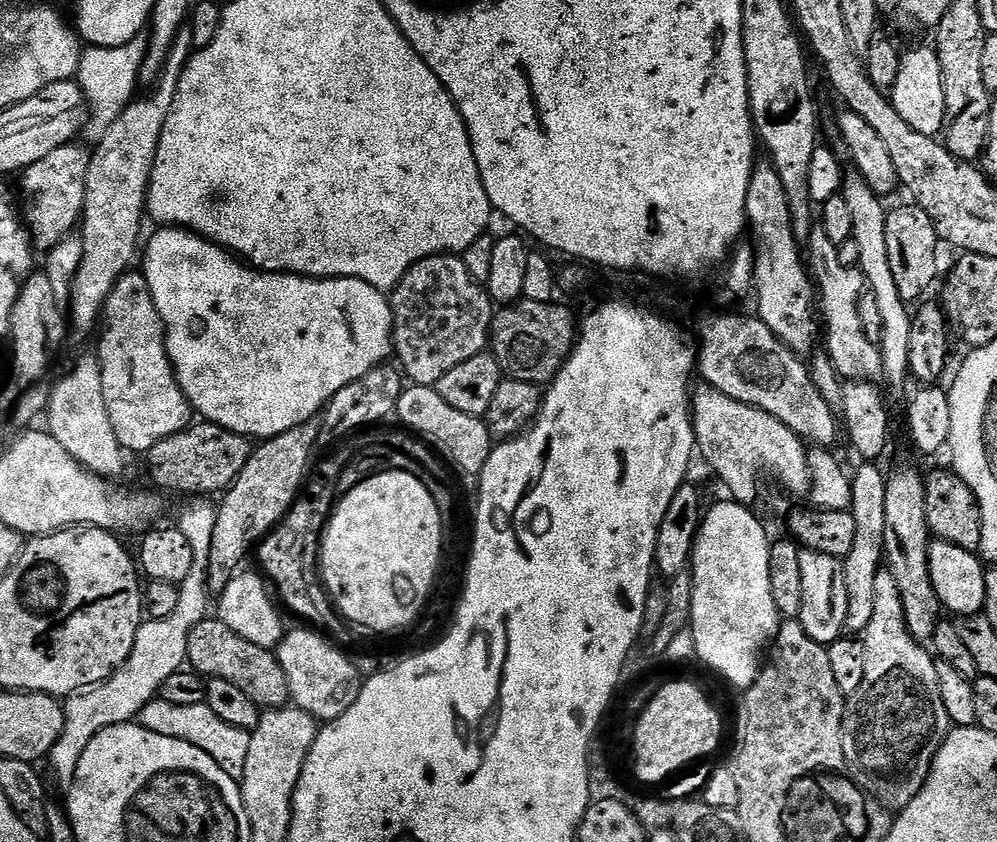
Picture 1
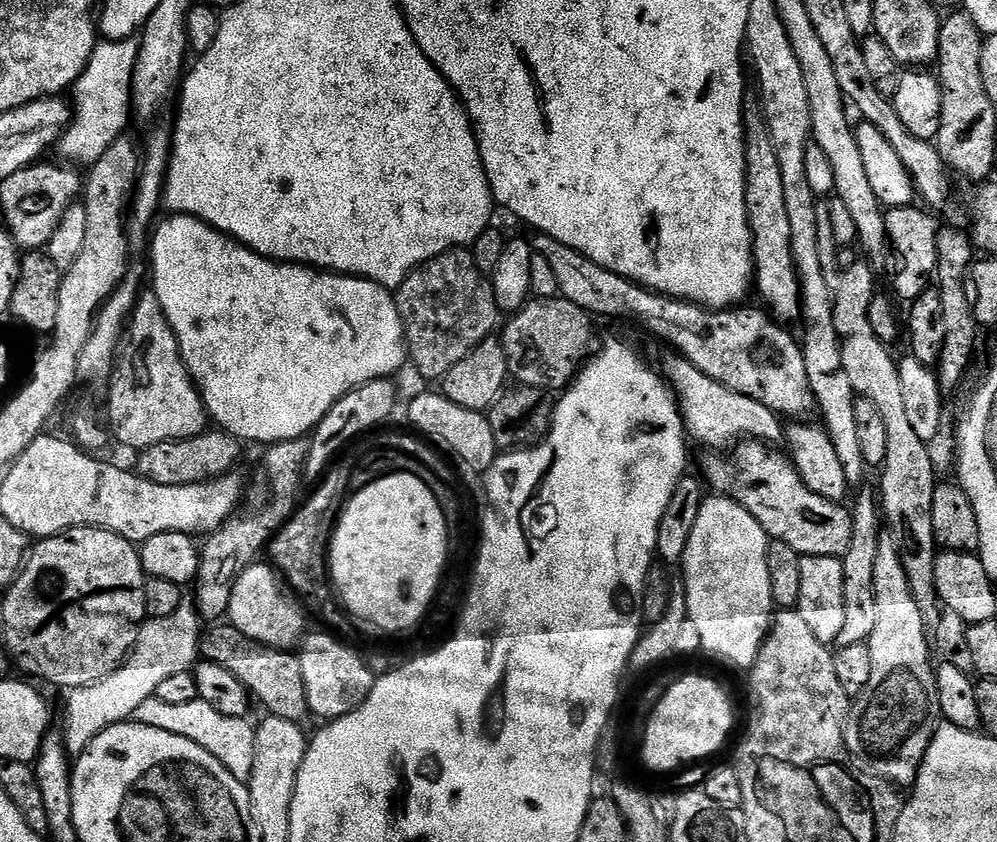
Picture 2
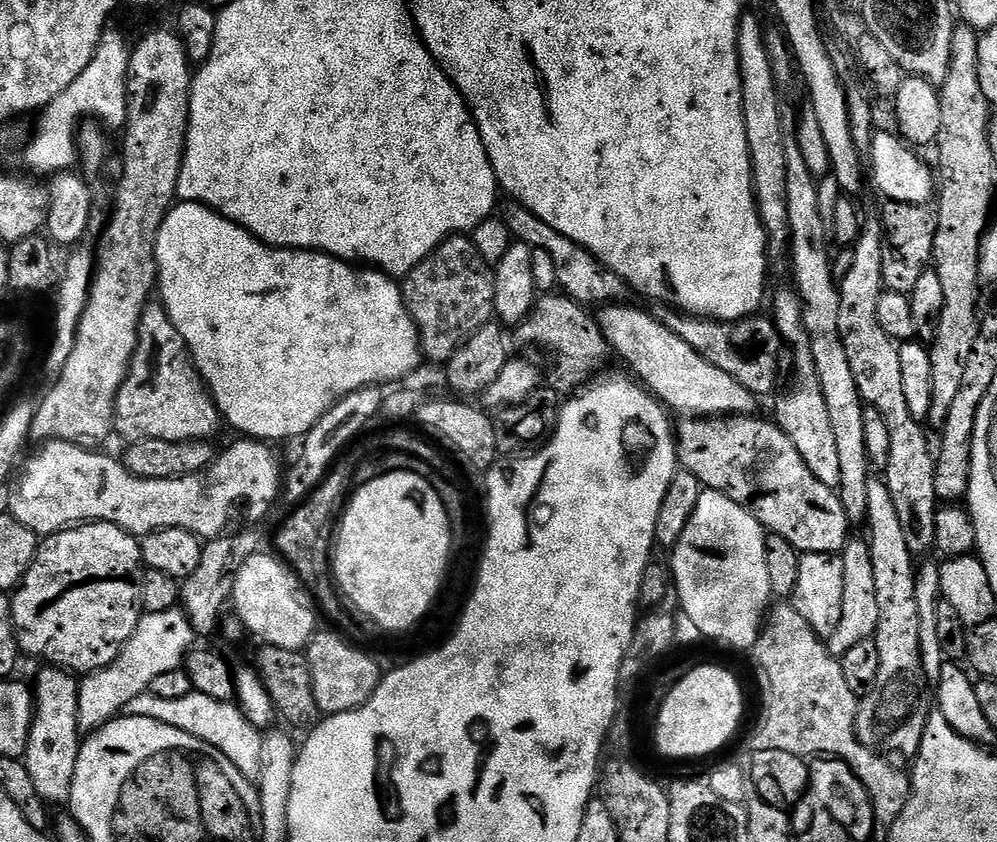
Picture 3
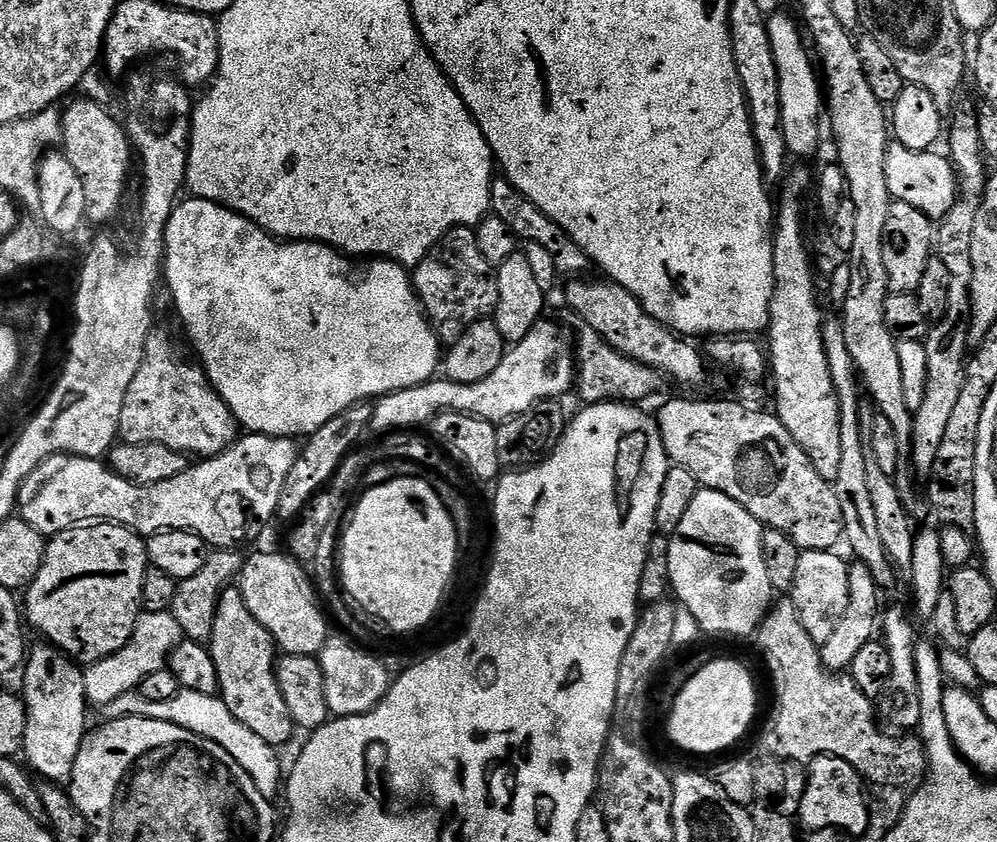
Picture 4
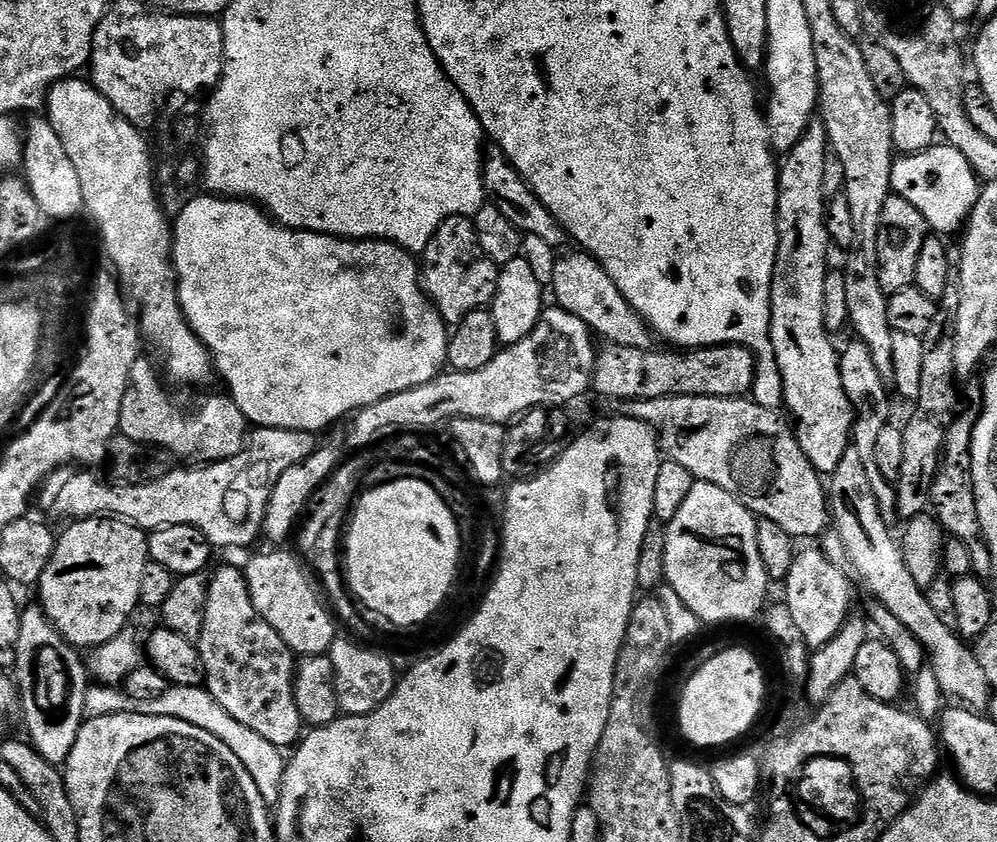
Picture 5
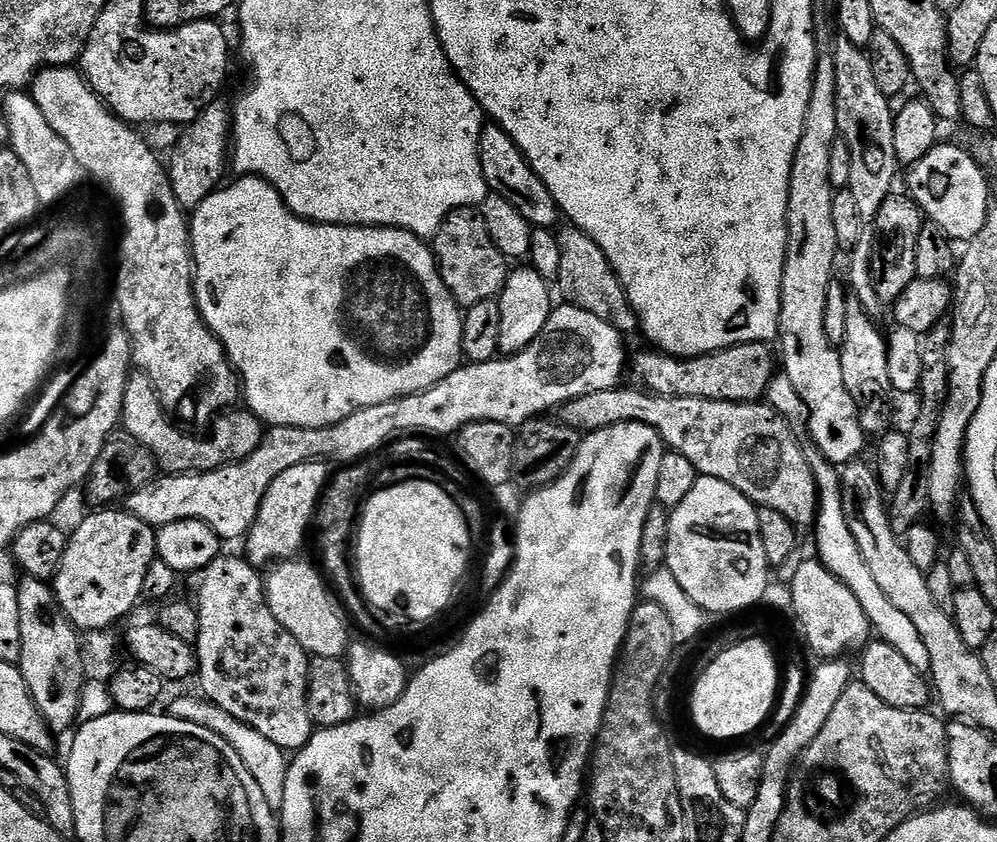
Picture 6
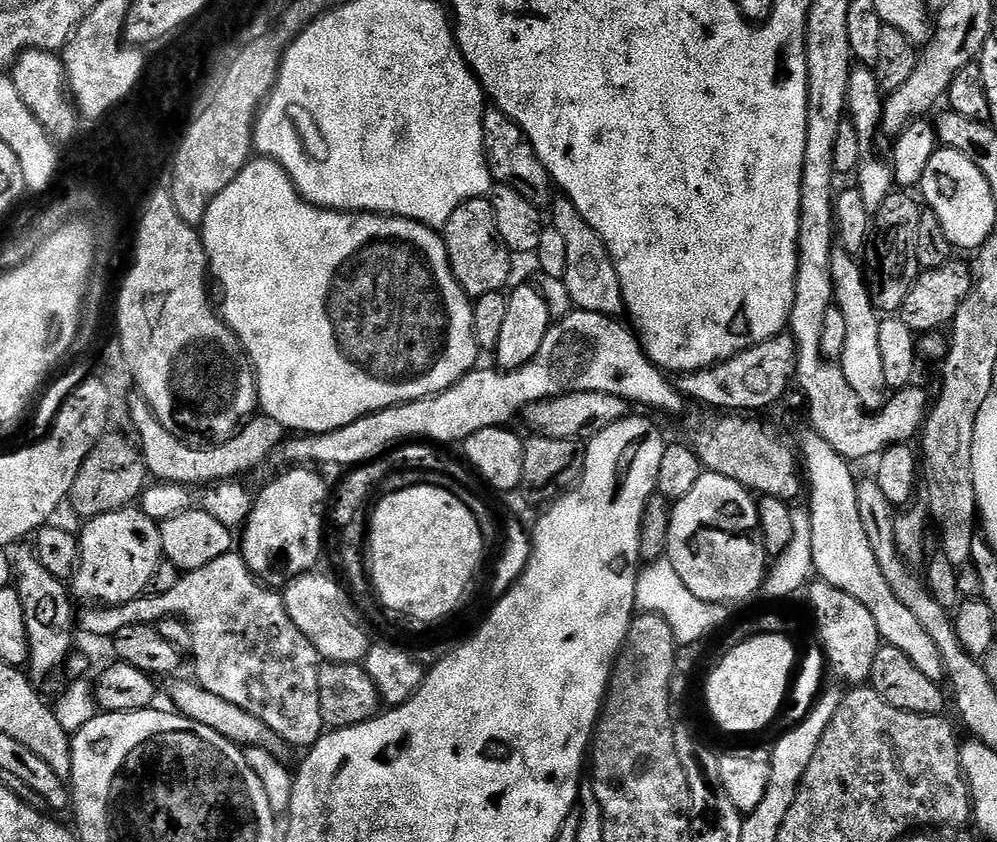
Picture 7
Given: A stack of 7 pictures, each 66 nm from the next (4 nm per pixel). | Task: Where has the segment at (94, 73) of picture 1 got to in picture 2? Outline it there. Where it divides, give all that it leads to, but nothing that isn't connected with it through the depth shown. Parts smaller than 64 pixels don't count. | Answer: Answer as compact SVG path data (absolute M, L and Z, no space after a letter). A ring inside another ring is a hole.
M135 35L121 40L104 38L97 43L96 49L90 54L90 62L70 92L74 119L58 140L58 149L65 156L65 161L90 166L98 162L109 146L125 133L123 130L128 124L128 112L130 116L132 108L132 70L139 49L140 41Z

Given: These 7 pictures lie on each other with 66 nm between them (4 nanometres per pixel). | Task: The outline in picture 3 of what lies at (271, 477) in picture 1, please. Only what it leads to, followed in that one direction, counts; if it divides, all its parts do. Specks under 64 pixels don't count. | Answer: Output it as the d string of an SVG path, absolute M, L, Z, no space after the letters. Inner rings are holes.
M235 532L207 541L202 550L202 562L198 562L198 570L194 570L194 574L190 574L190 578L183 580L180 585L179 607L183 608L197 637L212 636L218 632L226 616L224 607L227 609L232 599L236 575L238 570L242 570L242 562L261 551L258 533Z

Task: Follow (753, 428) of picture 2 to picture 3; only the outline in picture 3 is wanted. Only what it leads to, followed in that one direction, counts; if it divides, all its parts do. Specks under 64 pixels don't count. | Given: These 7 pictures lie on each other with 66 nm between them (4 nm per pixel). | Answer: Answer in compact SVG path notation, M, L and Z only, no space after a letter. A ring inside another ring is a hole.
M628 302L603 305L598 312L600 329L609 349L632 367L631 375L665 408L681 412L679 415L684 418L750 416L757 411L758 397L746 390L738 378L730 378L730 374L706 362L688 342L662 326L655 315L630 305Z

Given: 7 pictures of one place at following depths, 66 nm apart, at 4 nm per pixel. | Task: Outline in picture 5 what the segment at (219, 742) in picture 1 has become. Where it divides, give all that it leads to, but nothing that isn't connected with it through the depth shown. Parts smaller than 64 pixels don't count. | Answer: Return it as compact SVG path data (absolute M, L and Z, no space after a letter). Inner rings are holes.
M99 682L93 683L86 694L84 714L87 719L117 716L123 712L136 712L140 716L165 716L178 718L182 722L190 722L190 726L198 726L198 730L206 730L206 734L214 734L218 742L226 742L234 754L238 754L238 762L250 770L250 778L254 778L254 786L262 794L262 798L270 806L279 805L282 786L284 785L285 753L274 742L266 742L262 734L254 734L250 726L242 726L235 718L230 718L222 706L208 692L207 687L191 688L190 686L170 686L158 698L139 700L131 691L120 686L109 686Z

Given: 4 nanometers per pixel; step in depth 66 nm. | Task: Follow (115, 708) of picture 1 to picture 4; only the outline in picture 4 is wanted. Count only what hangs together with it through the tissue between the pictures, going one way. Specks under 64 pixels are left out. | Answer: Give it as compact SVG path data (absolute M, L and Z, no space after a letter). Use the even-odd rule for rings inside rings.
M141 611L140 617L136 619L134 634L130 638L130 642L126 642L126 646L122 646L122 650L84 668L89 705L103 706L114 702L114 698L122 698L127 692L137 691L140 683L146 678L150 678L150 674L166 667L169 656L172 655L181 639L178 618L174 618L171 611Z

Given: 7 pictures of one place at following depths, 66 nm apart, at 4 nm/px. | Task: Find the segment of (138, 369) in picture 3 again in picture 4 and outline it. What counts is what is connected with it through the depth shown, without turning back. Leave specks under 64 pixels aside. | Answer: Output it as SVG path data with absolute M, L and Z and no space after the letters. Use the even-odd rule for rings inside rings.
M156 330L148 337L142 366L138 366L122 406L120 436L127 443L161 444L196 458L220 456L236 443L242 432L236 416L208 383L203 367L196 362L187 364L187 360L183 346L170 333Z

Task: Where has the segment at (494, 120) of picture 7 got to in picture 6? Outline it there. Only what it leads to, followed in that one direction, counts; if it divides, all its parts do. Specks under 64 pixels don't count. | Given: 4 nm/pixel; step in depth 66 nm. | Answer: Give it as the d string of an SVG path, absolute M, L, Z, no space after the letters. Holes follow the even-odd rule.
M491 122L485 123L478 138L478 158L489 192L496 192L502 198L506 198L506 202L510 202L510 206L514 206L514 210L518 210L518 214L522 214L522 218L526 218L526 222L533 228L552 230L557 227L558 209L550 190L546 190L538 174L534 174L534 170L518 150L514 138L510 138L506 130Z

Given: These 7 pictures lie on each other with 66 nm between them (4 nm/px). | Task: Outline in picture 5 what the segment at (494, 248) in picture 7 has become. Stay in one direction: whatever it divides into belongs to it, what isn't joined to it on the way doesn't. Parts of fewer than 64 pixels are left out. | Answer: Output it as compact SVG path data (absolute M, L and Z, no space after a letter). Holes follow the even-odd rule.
M451 216L438 226L434 238L426 246L422 253L422 283L429 300L436 306L440 317L445 324L455 326L461 324L468 314L474 314L487 309L496 297L498 290L498 278L500 277L501 265L495 264L490 257L484 253L480 245L480 235L476 229L476 221L470 216Z

